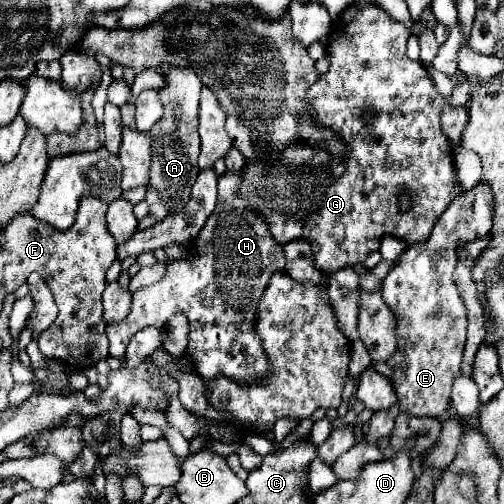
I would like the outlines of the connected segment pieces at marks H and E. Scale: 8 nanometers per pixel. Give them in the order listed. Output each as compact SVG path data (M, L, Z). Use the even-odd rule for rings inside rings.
M226 171L218 177L218 201L194 239L196 253L166 265L166 275L158 283L138 289L132 295L128 317L106 327L112 357L124 357L126 345L136 331L146 325L162 329L176 311L182 311L188 317L186 353L208 389L220 375L238 383L264 381L268 377L268 355L256 333L258 303L262 301L272 273L286 271L286 257L284 245L272 237L264 217L246 207L244 197L238 193L242 181L244 175L240 171Z
M480 181L476 187L460 193L454 197L450 207L442 213L442 217L436 221L430 237L422 243L408 245L404 253L400 255L398 265L386 275L382 297L388 303L388 307L396 313L398 319L398 349L406 353L406 363L396 369L392 375L396 395L400 399L400 409L414 417L444 417L446 407L450 403L450 391L454 379L460 375L460 361L464 353L466 343L466 305L458 295L452 271L456 267L454 261L454 249L460 241L474 241L482 235L488 235L492 229L492 189L488 183Z

